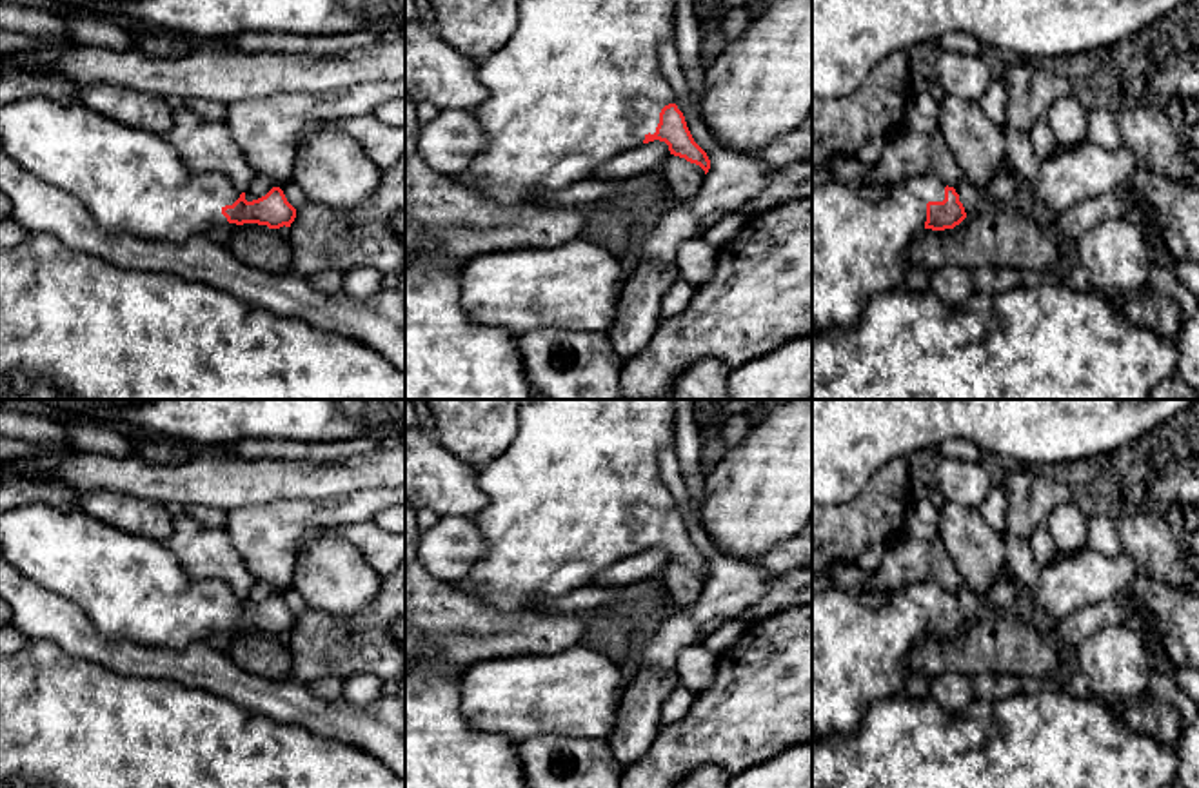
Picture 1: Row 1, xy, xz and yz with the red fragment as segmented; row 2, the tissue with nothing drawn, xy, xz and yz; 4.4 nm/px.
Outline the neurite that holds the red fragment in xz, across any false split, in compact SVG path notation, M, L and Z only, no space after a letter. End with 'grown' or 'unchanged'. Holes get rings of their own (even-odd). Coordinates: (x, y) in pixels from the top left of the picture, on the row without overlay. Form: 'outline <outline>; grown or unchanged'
outline M520 399L520 425L510 445L476 468L481 492L489 497L472 516L487 548L467 579L483 588L483 605L498 612L538 610L540 597L561 597L580 590L607 566L659 547L670 561L710 576L707 559L694 548L676 501L659 474L659 452L676 438L672 399Z; grown

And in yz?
outline M908 583L887 594L887 601L877 608L861 605L843 588L812 594L812 735L854 732L872 703L903 692L901 661L921 637L954 635L966 625L956 596L936 583Z; grown

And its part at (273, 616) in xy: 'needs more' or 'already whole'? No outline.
needs more

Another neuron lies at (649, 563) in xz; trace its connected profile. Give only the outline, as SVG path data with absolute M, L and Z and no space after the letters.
M654 547L607 566L590 581L590 585L625 586L641 579L659 577L669 561L669 552L665 548Z

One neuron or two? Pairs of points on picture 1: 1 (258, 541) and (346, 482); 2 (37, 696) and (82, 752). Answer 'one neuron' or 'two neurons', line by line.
1: two neurons
2: one neuron

